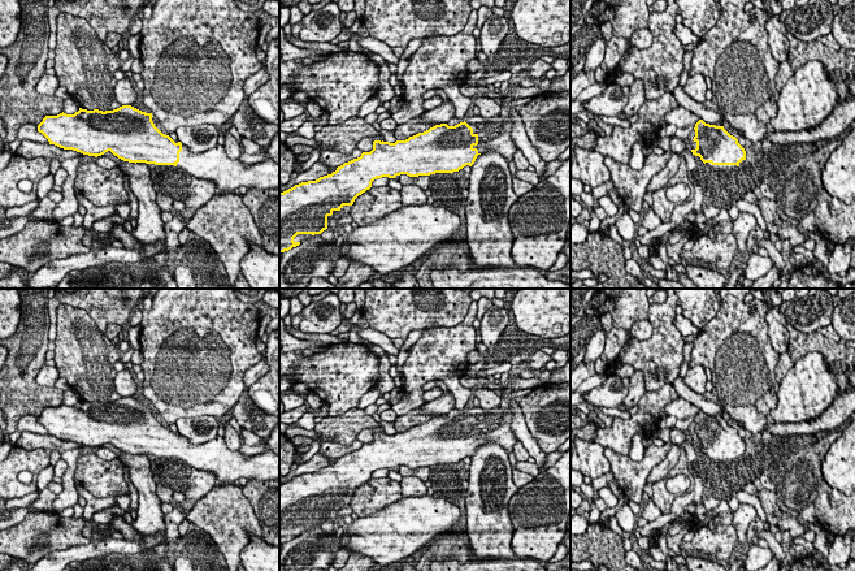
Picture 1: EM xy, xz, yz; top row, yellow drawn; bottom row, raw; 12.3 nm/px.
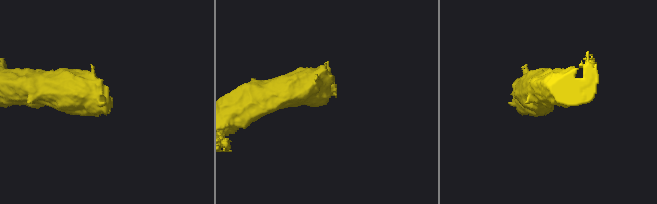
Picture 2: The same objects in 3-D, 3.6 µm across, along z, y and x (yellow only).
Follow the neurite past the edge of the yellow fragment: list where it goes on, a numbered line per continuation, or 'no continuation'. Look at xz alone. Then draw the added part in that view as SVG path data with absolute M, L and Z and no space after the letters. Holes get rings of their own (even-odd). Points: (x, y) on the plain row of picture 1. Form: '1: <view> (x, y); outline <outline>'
1: xz (494, 425); outline M473 406L465 408L464 412L473 420L473 425L478 427L478 436L473 437L473 440L478 441L478 445L496 442L508 454L513 453L517 438L511 428L512 411L509 406L505 411L502 407L483 410Z
2: xz (333, 511); outline M343 497L339 502L333 502L331 507L327 507L327 520L334 523L337 527L337 522L342 518L338 512L347 505L350 505L351 497Z

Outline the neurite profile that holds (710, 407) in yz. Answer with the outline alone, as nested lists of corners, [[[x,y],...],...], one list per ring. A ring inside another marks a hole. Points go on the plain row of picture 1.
[[[678,375],[677,378],[672,384],[678,394],[678,397],[686,399],[687,402],[696,406],[700,411],[703,411],[706,415],[722,418],[722,407],[706,398],[703,394],[698,394],[693,392],[685,382],[683,378]]]

